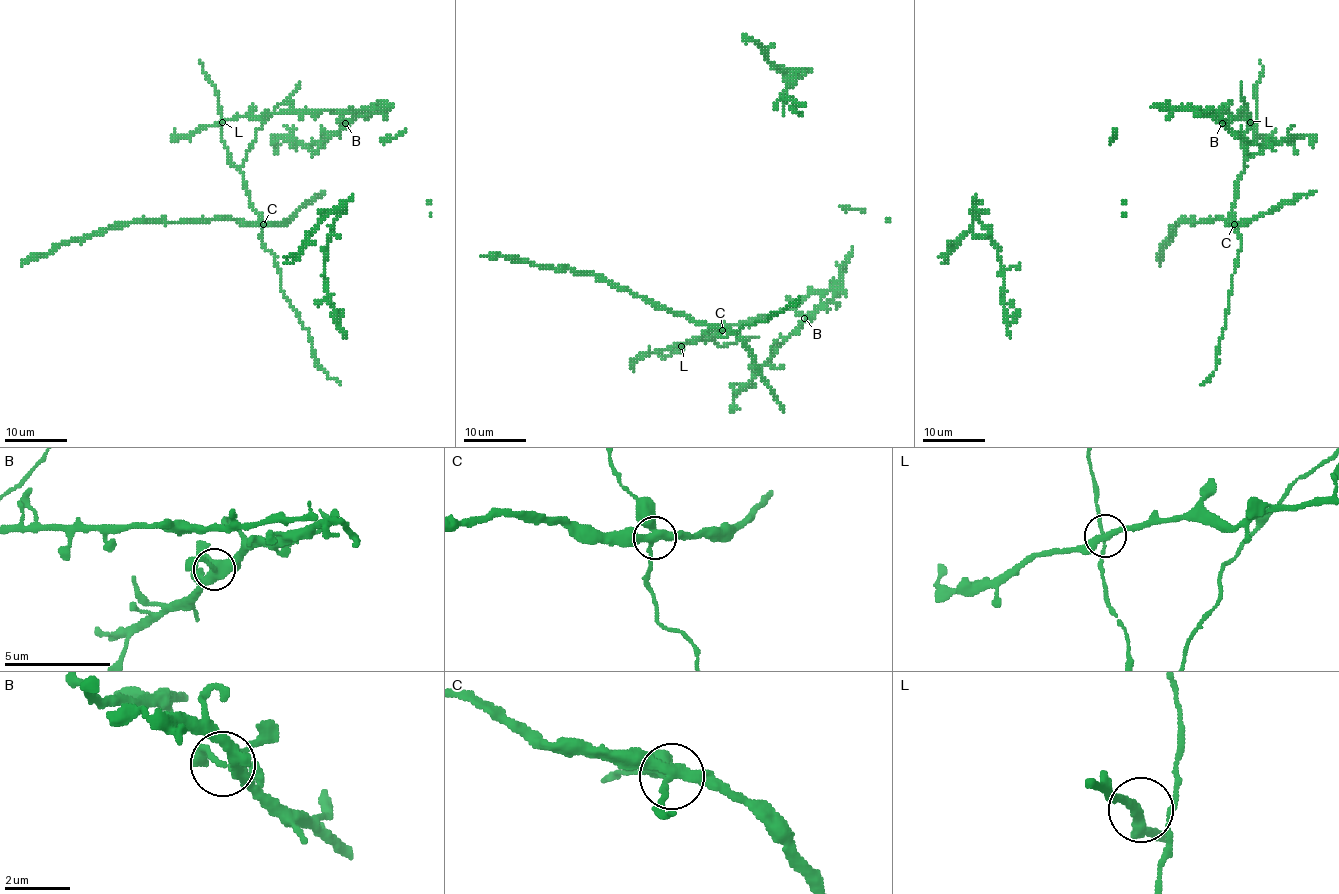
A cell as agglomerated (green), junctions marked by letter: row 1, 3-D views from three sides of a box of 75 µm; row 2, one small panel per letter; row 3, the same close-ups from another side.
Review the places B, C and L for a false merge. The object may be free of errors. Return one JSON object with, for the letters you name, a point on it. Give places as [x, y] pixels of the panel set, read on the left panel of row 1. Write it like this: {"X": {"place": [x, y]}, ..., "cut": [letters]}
{"C": {"place": [263, 224]}, "cut": ["C"]}

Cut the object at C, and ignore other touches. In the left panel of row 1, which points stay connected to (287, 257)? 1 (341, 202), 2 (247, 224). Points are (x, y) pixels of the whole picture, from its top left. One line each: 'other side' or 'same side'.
1: same side
2: other side

